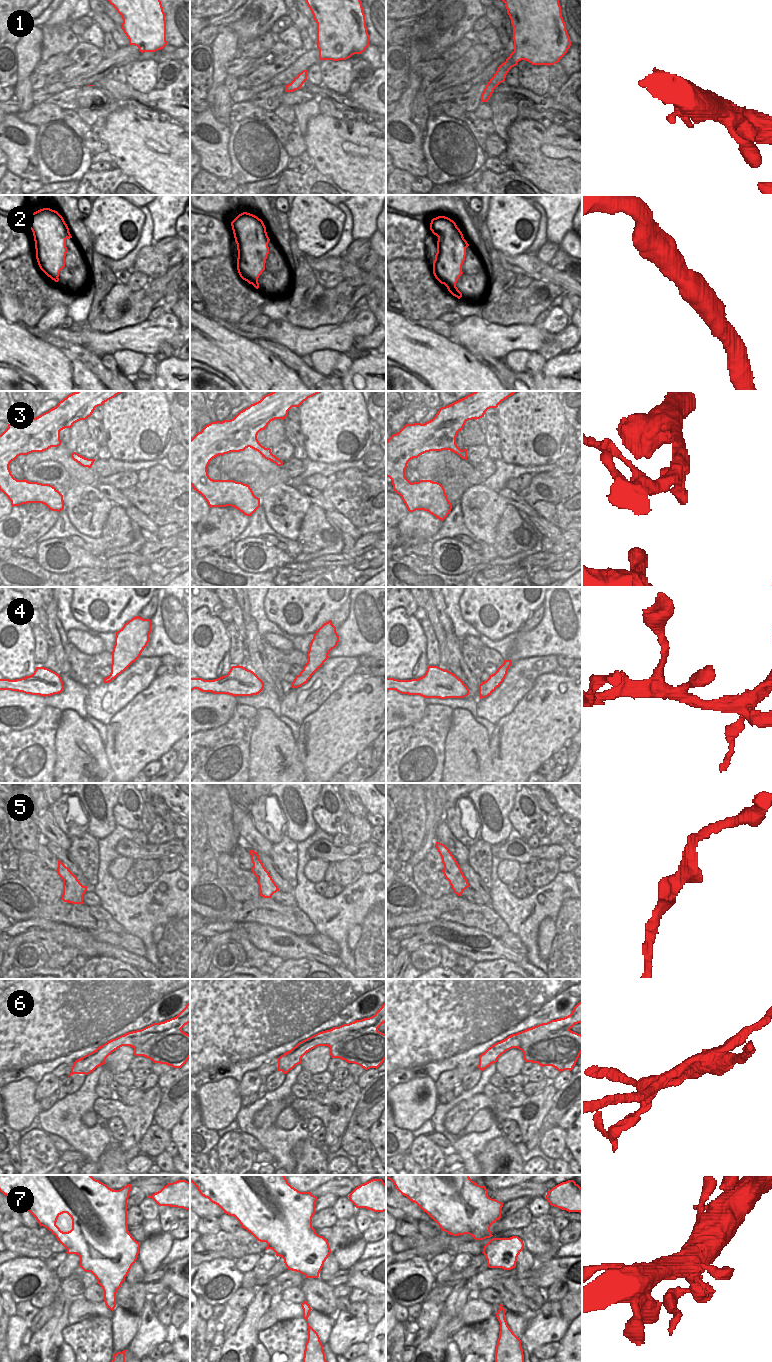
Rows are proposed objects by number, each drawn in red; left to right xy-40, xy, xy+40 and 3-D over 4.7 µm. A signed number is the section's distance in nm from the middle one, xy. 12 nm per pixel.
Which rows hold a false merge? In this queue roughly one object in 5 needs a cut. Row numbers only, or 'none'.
6

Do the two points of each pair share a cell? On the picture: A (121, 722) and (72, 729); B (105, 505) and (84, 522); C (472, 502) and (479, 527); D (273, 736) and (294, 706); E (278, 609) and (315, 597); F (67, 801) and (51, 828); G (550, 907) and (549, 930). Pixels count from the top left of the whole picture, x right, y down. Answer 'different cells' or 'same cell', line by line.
A: different cells
B: same cell
C: same cell
D: different cells
E: same cell
F: different cells
G: different cells

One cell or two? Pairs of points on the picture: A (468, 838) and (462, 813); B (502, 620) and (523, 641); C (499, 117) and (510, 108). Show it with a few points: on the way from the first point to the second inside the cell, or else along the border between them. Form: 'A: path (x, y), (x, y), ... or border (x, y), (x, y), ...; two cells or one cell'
A: path (468, 832), (463, 819); one cell
B: border (519, 629), (499, 639), (492, 640); two cells
C: path (502, 116), (507, 111); one cell

